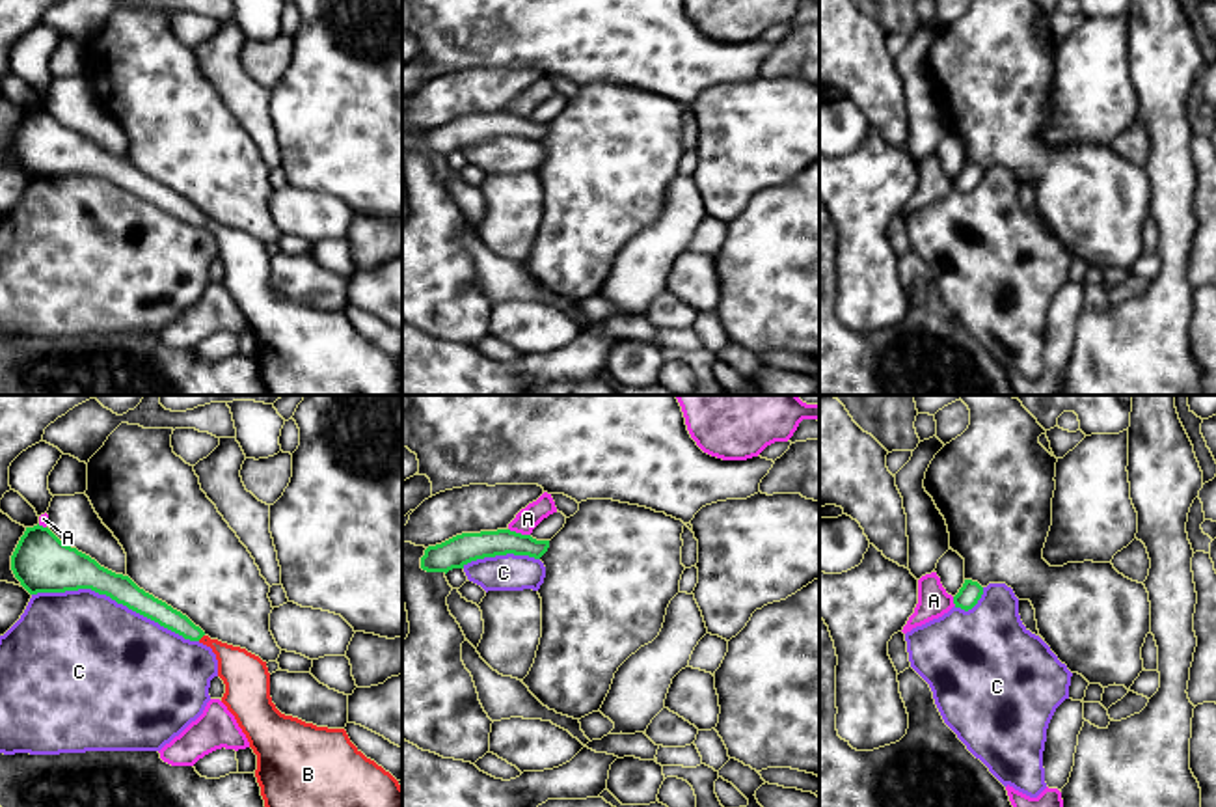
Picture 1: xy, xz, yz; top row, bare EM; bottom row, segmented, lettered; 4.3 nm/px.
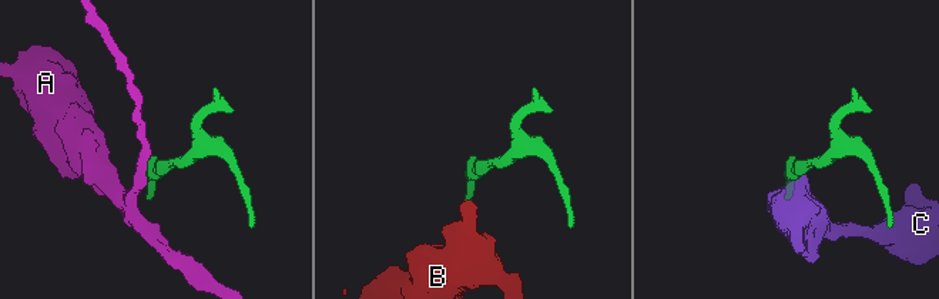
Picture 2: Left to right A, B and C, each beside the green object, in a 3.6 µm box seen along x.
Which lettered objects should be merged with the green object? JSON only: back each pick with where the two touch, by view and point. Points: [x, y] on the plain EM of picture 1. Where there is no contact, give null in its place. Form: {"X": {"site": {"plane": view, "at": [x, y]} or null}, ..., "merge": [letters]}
{"B": {"site": {"plane": "xy", "at": [200, 220]}}, "merge": ["B"]}

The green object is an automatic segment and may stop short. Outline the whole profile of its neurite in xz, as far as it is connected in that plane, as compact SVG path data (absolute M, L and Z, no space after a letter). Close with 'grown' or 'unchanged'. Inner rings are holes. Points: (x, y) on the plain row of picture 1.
M510 112L462 116L428 129L421 140L421 151L447 157L453 151L464 151L471 144L507 136L540 142L547 130L549 123L536 123Z; unchanged

